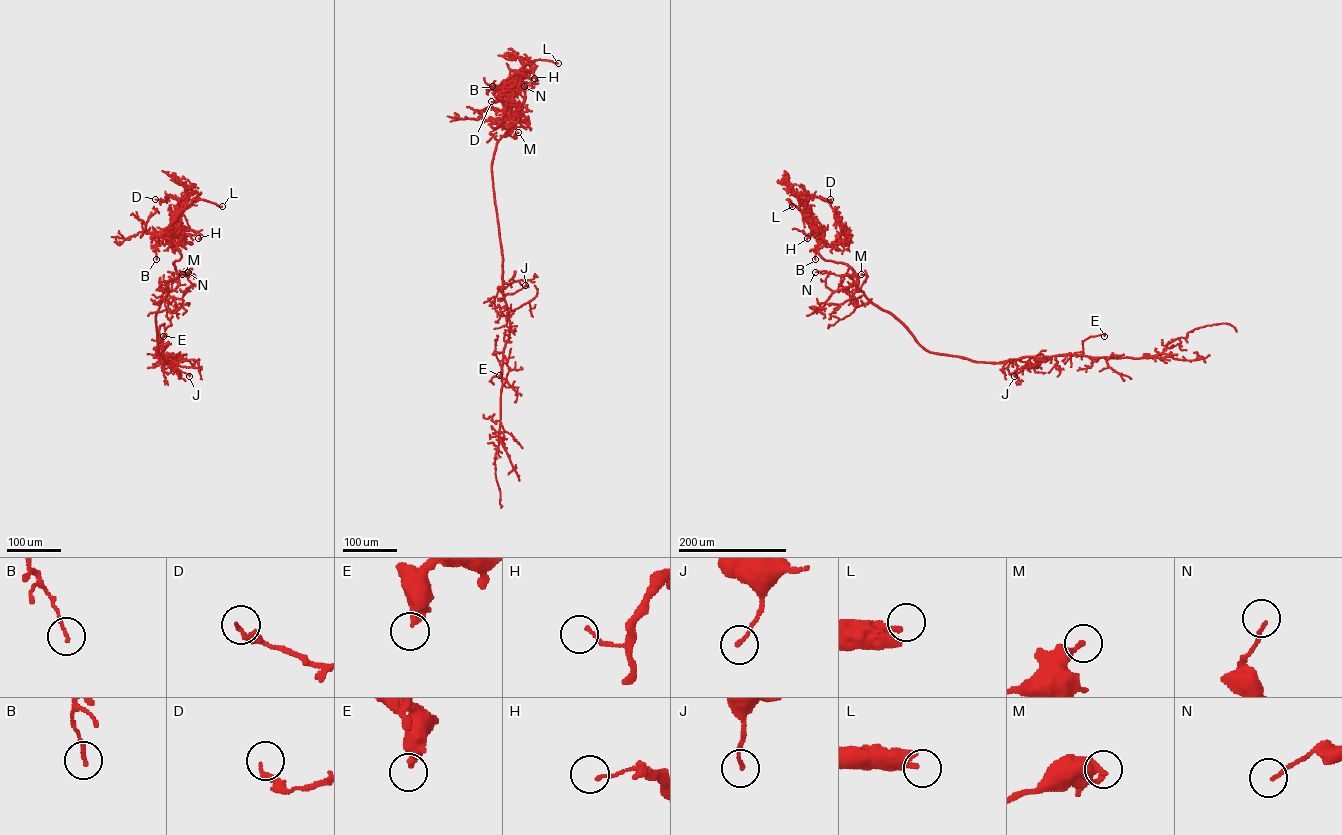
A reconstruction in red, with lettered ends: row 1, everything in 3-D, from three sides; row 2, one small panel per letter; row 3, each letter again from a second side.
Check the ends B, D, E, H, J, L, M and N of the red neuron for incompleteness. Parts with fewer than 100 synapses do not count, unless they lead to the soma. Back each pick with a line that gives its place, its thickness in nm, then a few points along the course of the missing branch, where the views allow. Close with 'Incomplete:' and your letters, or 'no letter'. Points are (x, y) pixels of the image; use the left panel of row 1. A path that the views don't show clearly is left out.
L: place (222, 206); calibre 320 nm
Incomplete: L

